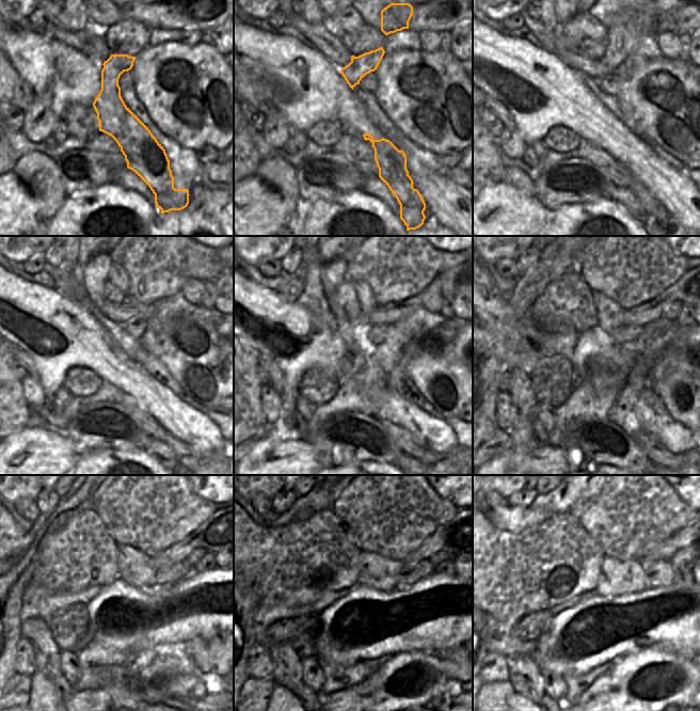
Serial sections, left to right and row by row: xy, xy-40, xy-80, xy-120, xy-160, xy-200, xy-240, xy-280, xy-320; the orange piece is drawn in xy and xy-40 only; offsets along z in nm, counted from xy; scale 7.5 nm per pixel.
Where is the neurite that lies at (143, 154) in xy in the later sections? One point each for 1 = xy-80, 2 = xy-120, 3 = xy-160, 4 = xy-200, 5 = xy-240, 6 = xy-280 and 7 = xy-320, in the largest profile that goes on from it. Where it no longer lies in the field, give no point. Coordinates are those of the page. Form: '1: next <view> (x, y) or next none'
1: next xy-80 (636, 18)
2: next xy-120 (162, 257)
3: next xy-160 (397, 263)
4: next xy-200 (632, 265)
5: next xy-240 (150, 506)
6: next xy-280 (390, 507)
7: next xy-320 (627, 507)

